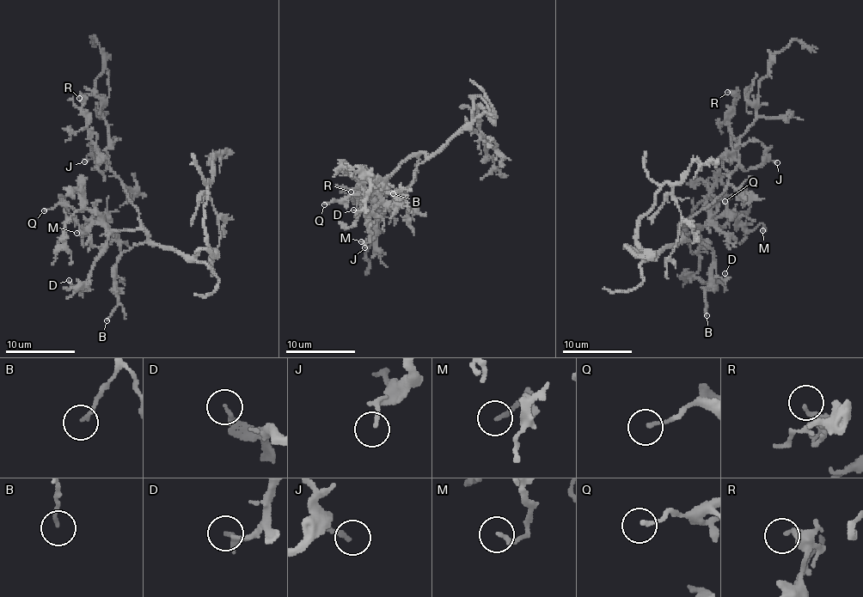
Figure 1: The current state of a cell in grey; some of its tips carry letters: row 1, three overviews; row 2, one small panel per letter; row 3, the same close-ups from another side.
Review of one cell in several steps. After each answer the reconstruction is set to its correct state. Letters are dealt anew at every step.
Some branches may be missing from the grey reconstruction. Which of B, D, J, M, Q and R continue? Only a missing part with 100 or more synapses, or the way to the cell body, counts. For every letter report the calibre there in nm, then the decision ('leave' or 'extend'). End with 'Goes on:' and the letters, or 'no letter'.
B: calibre 140 nm; leave
D: calibre 130 nm; leave
J: calibre 150 nm; leave
M: calibre 180 nm; leave
Q: calibre 140 nm; leave
R: calibre 200 nm; leave
Goes on: no letter

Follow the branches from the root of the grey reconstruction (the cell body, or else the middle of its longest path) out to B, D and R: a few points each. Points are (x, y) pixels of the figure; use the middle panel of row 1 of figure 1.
B: (437, 153), (432, 153), (420, 163), (408, 187), (397, 192), (399, 195), (401, 188), (393, 193)
D: (437, 153), (428, 155), (412, 153), (390, 176), (370, 181), (369, 179), (366, 205), (361, 210), (353, 210)
R: (437, 153), (419, 156), (414, 182), (385, 208), (365, 197), (359, 195), (357, 199), (351, 191)

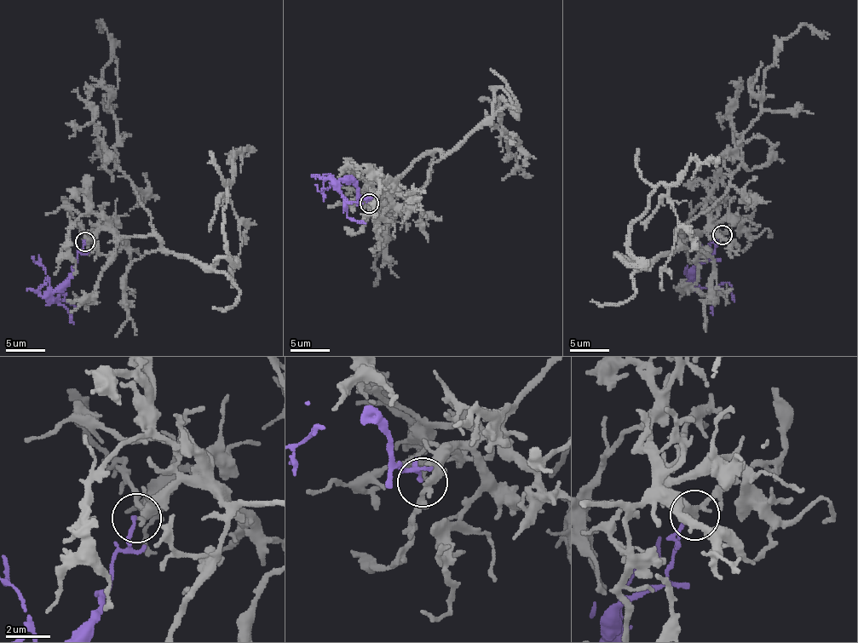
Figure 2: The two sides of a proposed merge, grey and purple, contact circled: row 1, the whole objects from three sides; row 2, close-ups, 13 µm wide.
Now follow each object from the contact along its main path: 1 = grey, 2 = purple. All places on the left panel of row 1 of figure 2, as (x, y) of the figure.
1: (84, 242), (101, 230), (154, 236), (175, 253), (232, 264), (225, 181), (242, 243), (231, 287)
2: (84, 242), (67, 279), (51, 295), (53, 301), (59, 291), (76, 308)

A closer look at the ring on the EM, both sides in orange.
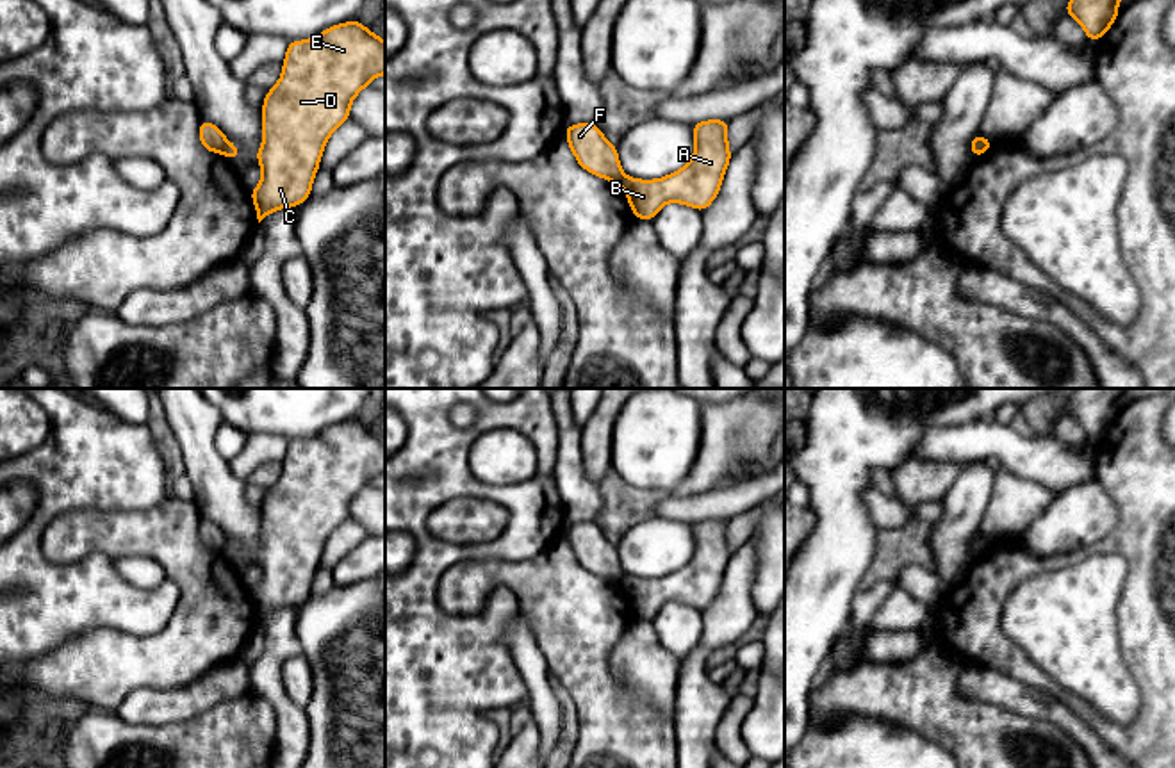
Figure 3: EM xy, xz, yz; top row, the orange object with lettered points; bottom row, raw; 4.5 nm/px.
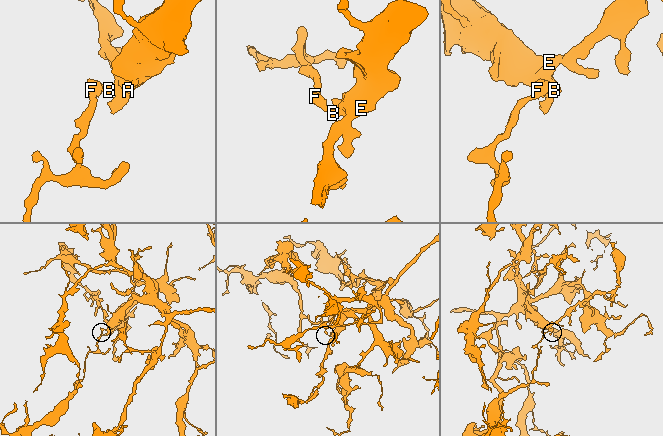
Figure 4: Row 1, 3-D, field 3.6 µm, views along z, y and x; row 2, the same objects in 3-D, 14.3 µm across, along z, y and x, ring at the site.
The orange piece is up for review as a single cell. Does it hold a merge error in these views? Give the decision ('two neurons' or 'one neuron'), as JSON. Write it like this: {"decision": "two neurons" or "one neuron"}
{"decision": "two neurons"}

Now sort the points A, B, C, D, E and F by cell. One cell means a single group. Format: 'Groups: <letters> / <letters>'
Groups: A B C D E / F

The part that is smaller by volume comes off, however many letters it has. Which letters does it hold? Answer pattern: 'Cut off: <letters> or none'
Cut off: F

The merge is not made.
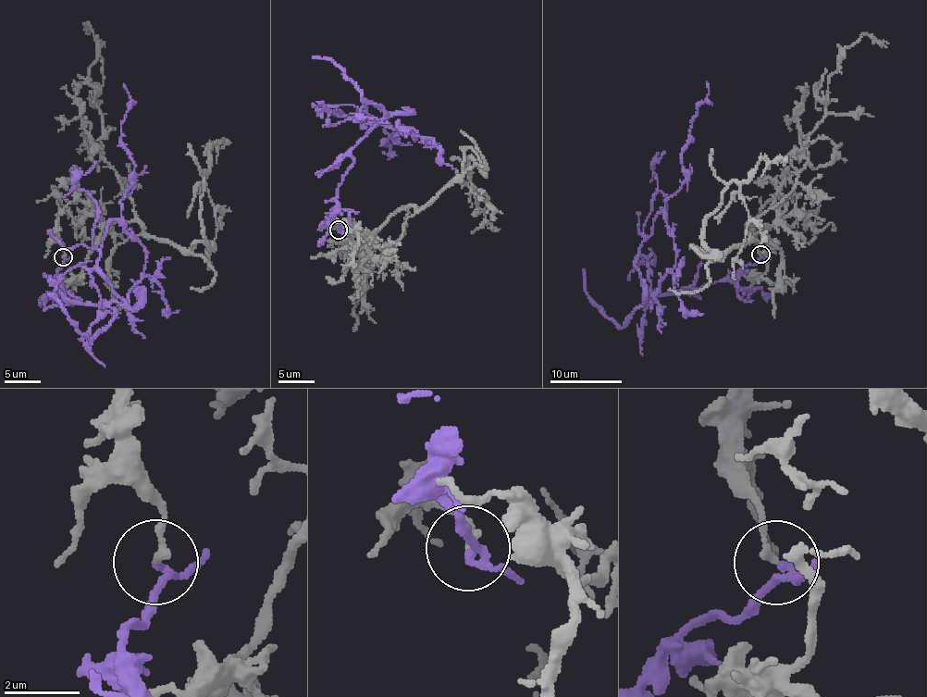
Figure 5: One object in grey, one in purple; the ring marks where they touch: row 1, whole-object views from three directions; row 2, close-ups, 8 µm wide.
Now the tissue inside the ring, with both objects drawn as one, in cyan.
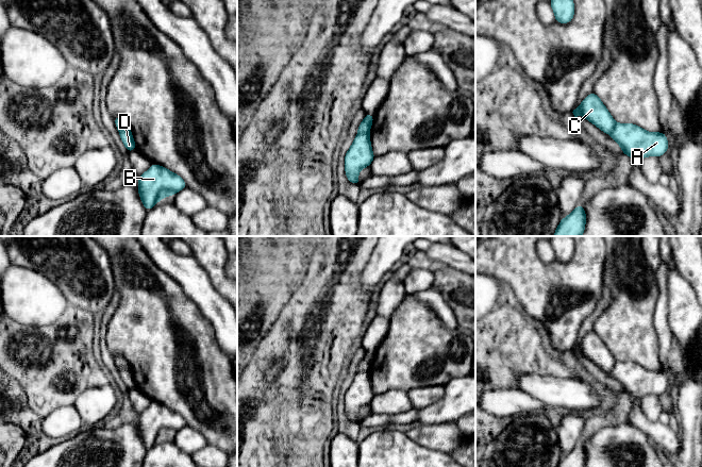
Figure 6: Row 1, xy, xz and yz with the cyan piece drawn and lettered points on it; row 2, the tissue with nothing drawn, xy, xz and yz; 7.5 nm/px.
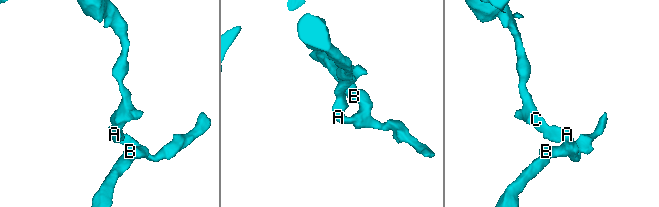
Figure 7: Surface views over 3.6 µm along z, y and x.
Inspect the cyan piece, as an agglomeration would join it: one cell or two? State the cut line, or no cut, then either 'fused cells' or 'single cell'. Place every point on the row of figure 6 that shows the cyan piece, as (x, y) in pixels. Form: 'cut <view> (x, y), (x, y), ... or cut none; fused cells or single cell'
cut xy (129, 129), (119, 131); fused cells

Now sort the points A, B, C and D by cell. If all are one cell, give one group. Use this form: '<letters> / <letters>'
A B D / C

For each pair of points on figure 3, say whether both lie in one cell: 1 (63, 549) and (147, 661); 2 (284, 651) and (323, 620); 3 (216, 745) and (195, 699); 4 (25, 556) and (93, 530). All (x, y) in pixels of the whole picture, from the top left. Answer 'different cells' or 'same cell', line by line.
1: same cell
2: different cells
3: different cells
4: different cells

